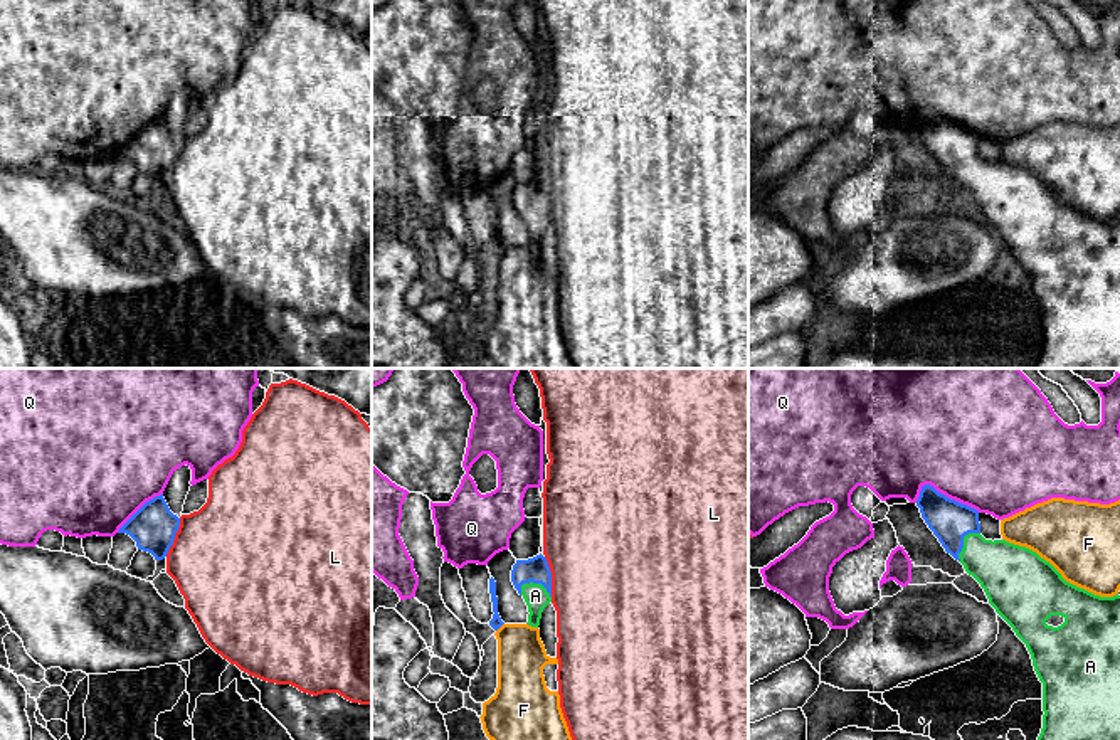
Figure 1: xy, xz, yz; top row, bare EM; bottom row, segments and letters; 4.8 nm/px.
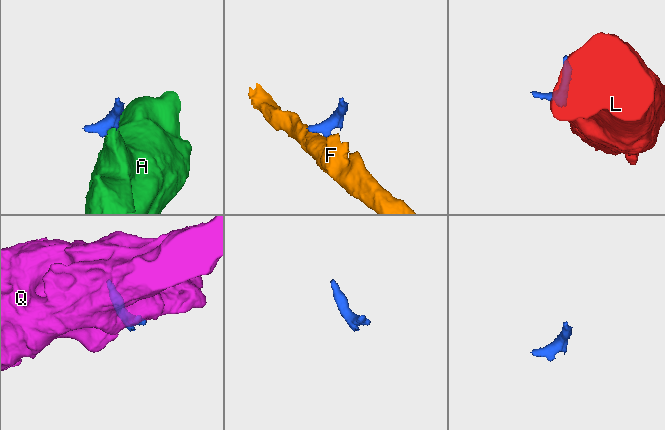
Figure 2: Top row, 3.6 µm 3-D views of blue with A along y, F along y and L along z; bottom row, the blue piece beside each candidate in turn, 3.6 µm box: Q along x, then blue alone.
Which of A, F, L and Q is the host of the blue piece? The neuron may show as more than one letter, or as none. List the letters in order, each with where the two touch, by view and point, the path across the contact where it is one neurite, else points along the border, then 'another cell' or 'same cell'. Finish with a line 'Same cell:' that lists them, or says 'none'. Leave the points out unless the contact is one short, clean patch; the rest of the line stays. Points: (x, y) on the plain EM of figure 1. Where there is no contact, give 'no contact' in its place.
A: xz (537, 206) | across xz (537, 194), (537, 206), (535, 219) | same cell
F: xz (500, 249) | along xz (503, 246), (496, 254) | another cell
L: xz (550, 200) | along xz (544, 180), (550, 195), (552, 219) | another cell
Q: yz (944, 118) | another cell
Same cell: A

